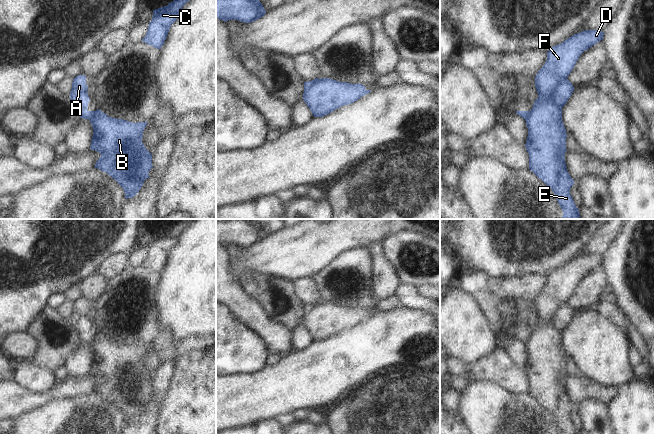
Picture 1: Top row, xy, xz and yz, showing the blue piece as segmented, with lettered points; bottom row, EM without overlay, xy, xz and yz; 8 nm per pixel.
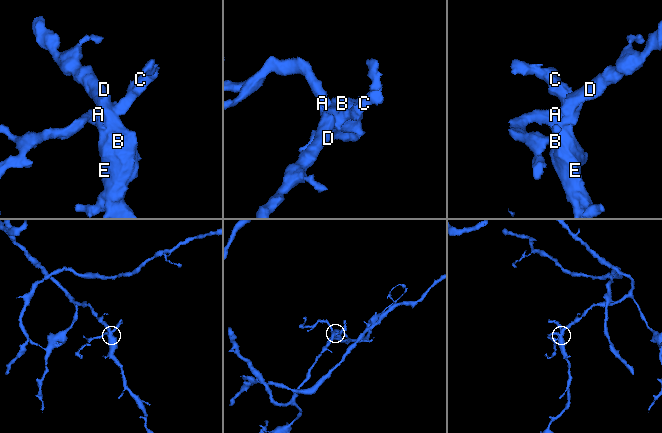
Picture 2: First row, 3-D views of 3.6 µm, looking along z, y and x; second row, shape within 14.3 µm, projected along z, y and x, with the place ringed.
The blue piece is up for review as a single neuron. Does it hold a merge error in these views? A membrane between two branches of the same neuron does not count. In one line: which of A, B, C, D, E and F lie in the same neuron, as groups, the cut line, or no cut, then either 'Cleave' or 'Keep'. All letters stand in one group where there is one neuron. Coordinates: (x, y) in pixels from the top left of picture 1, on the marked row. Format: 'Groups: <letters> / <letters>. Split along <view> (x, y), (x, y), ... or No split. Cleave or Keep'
Groups: A C / B D E F. Split along yz (566, 77), (560, 81), (552, 96), (552, 100), (559, 107). Cleave.

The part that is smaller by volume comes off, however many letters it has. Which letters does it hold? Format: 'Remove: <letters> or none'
Remove: A, C

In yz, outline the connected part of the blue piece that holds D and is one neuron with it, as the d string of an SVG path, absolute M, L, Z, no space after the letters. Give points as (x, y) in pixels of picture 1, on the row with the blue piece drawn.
M585 30L553 46L547 52L547 60L535 76L535 87L538 98L534 101L529 115L526 117L528 136L525 144L529 154L529 169L554 192L558 204L563 210L562 219L580 219L579 209L570 194L574 180L567 171L565 163L566 129L562 121L562 107L553 101L553 92L562 79L569 76L580 55L590 47L603 40L604 32L600 30Z

